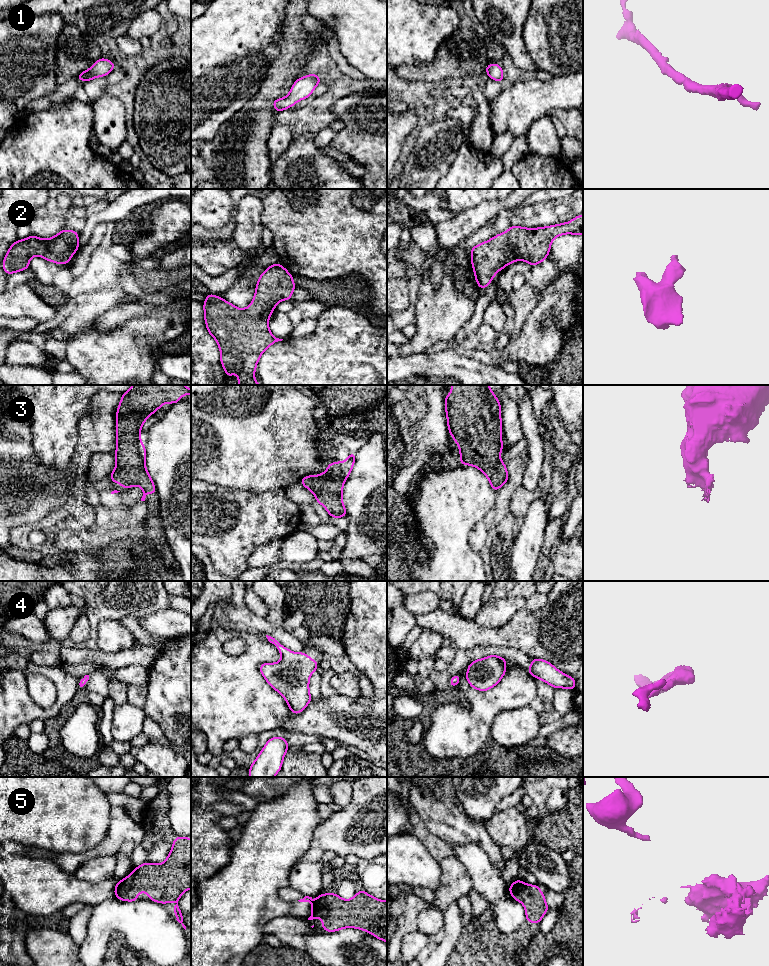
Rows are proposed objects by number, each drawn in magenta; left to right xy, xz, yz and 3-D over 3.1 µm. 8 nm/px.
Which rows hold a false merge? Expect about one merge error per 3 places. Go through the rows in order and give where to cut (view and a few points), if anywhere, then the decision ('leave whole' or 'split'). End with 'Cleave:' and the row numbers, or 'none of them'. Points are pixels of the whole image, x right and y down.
1: cut none; leave whole
2: cut none; leave whole
3: cut none; leave whole
4: cut none; leave whole
5: cut xz (314, 902), (314, 911), (311, 915); split
Cleave: 5

